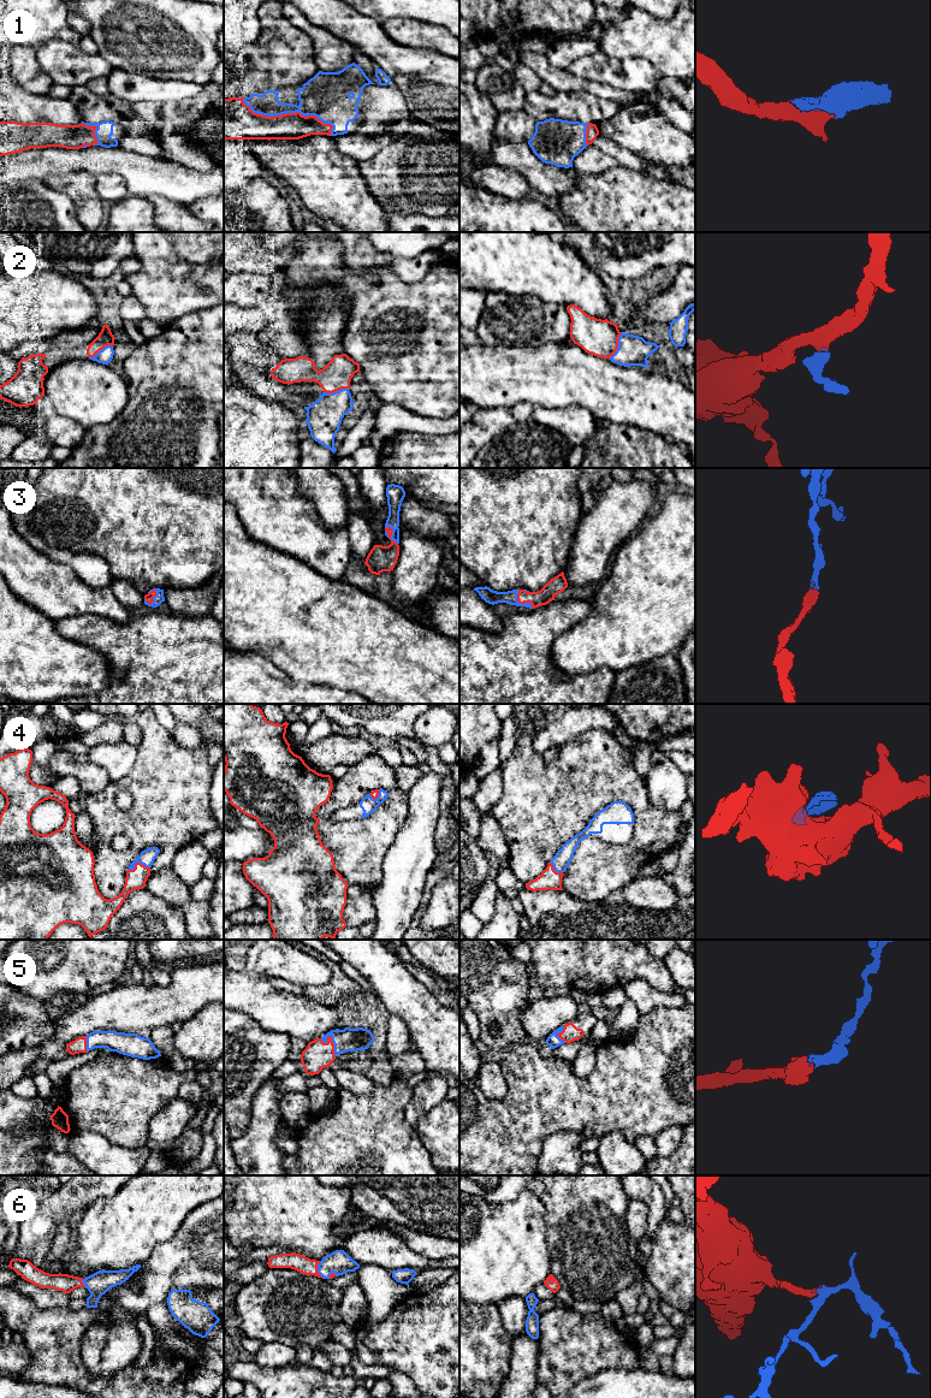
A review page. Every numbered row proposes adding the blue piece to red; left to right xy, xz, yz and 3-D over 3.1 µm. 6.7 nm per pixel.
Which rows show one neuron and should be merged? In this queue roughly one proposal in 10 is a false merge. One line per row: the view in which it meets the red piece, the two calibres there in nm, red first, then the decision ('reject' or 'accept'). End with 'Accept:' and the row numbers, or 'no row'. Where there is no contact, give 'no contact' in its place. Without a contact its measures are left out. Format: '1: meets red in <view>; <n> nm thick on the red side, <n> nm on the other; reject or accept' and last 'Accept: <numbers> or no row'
1: meets red in xz; 180 nm thick on the red side, 280 nm on the other; accept
2: meets red in yz; 240 nm thick on the red side, 200 nm on the other; accept
3: meets red in xz; 180 nm thick on the red side, 100 nm on the other; accept
4: meets red in xy; 140 nm thick on the red side, 110 nm on the other; accept
5: meets red in xz; 180 nm thick on the red side, 160 nm on the other; accept
6: meets red in xz; 120 nm thick on the red side, 160 nm on the other; accept
Accept: 1, 2, 3, 4, 5, 6

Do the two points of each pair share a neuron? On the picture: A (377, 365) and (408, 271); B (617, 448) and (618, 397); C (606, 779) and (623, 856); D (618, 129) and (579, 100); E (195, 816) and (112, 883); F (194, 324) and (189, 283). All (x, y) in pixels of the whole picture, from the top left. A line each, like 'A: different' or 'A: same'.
A: different
B: different
C: same
D: different
E: same
F: different

